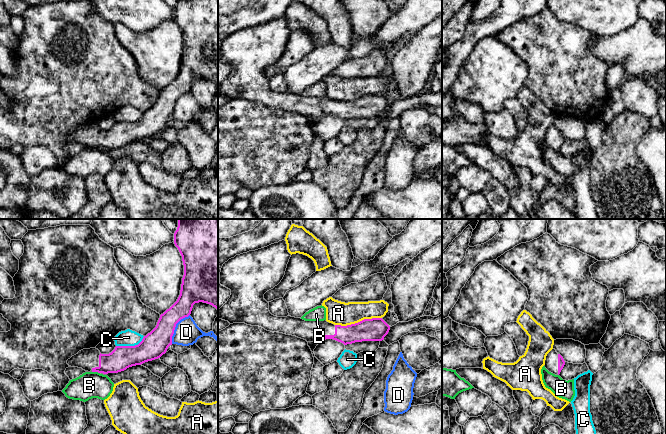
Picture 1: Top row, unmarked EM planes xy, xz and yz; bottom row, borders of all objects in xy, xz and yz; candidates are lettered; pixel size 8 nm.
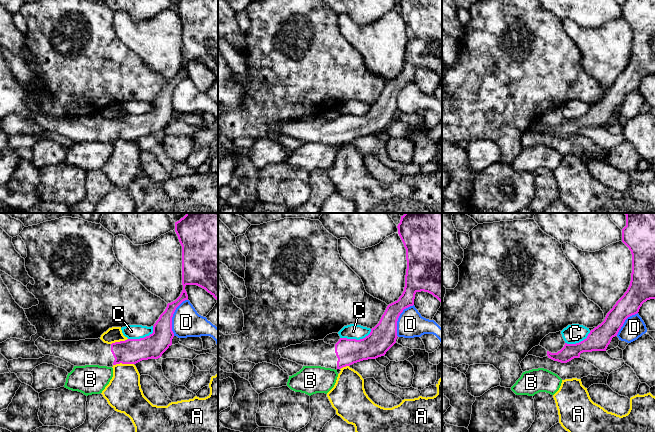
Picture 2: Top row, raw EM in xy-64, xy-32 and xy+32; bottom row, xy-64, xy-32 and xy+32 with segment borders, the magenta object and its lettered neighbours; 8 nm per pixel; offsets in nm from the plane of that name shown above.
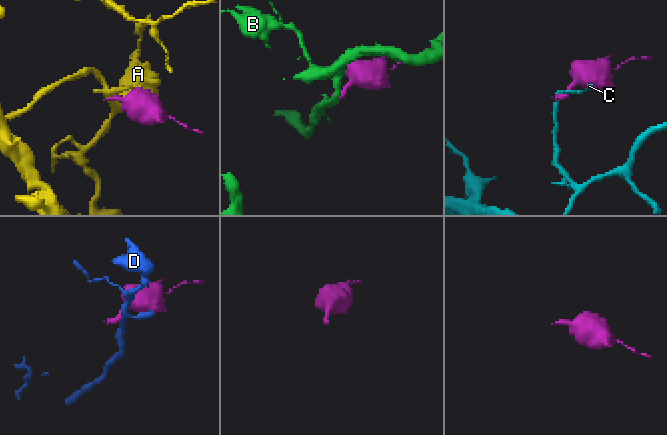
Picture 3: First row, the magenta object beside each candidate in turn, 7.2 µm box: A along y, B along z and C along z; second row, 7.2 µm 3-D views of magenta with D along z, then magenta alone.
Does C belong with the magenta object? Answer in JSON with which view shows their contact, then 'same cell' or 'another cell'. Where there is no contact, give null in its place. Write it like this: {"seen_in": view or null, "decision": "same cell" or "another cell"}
{"seen_in": "xy", "decision": "another cell"}

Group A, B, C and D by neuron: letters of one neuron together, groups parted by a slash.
A / B / C / D

